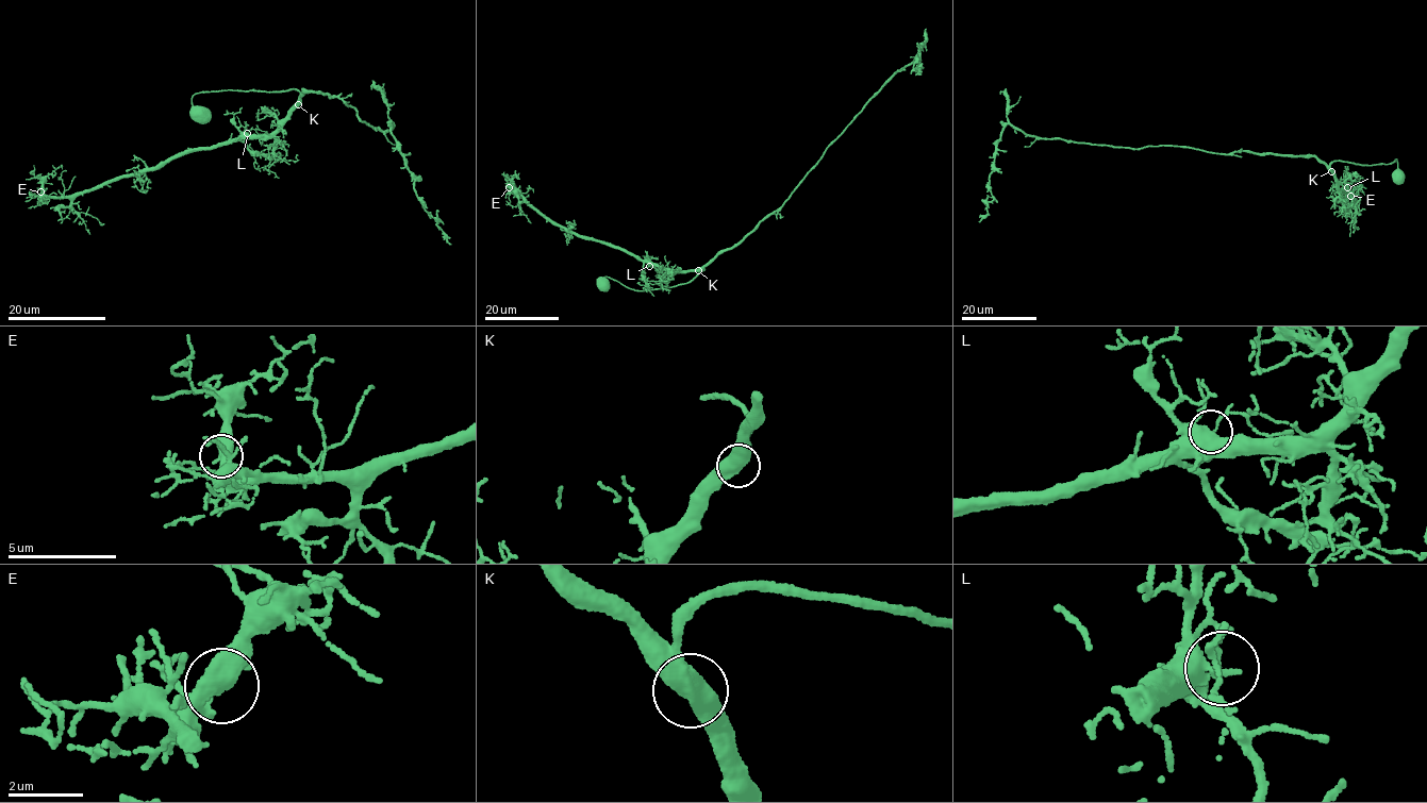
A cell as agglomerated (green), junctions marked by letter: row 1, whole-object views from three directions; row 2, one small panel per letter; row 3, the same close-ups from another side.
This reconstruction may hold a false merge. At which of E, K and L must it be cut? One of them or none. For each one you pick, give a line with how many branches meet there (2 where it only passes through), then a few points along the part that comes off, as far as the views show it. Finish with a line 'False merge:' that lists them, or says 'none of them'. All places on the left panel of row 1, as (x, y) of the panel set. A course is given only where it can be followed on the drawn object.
False merge: none of them

